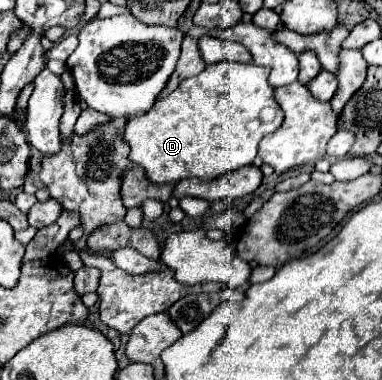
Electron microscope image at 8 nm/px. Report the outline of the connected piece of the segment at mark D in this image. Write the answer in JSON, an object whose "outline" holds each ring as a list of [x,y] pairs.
{"outline":[[[220,62],[206,66],[198,76],[182,80],[180,86],[164,100],[158,100],[148,114],[132,118],[126,124],[124,140],[130,144],[130,160],[140,164],[154,184],[180,182],[184,178],[212,180],[252,164],[260,138],[274,132],[284,120],[284,112],[274,98],[274,88],[268,84],[268,74],[270,70],[266,66],[252,62]]]}

